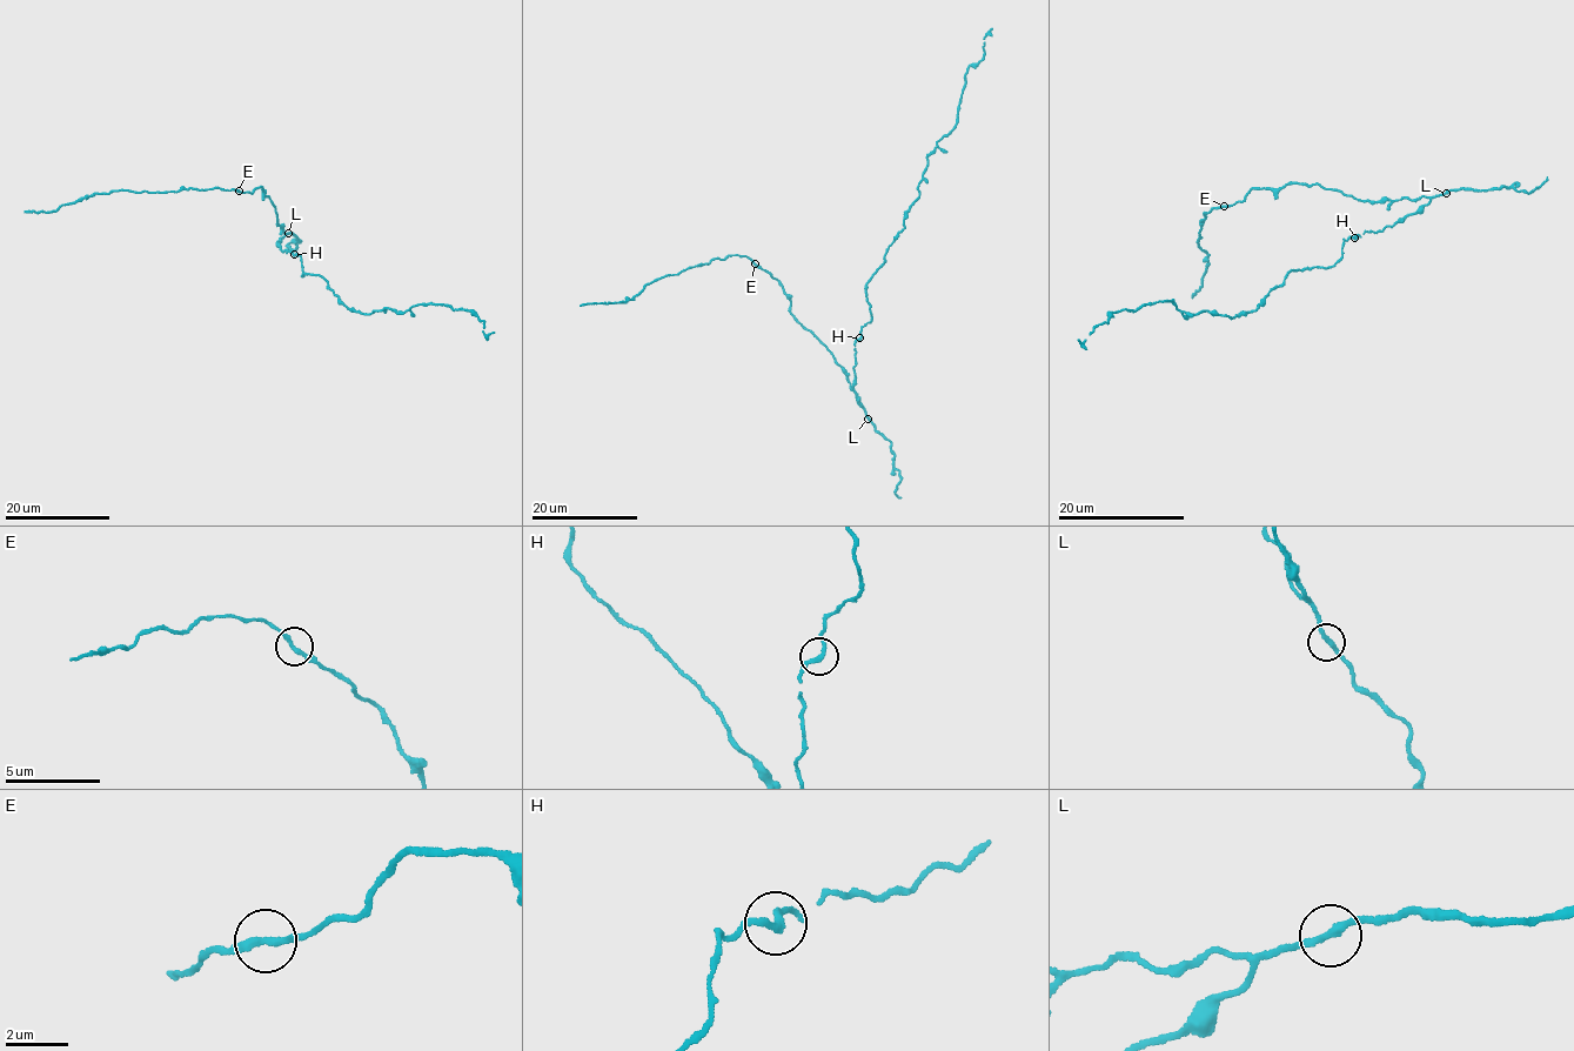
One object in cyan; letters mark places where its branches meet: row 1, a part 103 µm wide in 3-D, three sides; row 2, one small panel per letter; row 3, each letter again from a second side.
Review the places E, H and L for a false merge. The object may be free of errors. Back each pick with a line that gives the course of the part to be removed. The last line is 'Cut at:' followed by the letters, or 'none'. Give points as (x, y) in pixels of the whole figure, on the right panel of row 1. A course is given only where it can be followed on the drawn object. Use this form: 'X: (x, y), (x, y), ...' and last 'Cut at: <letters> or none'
Cut at: none

